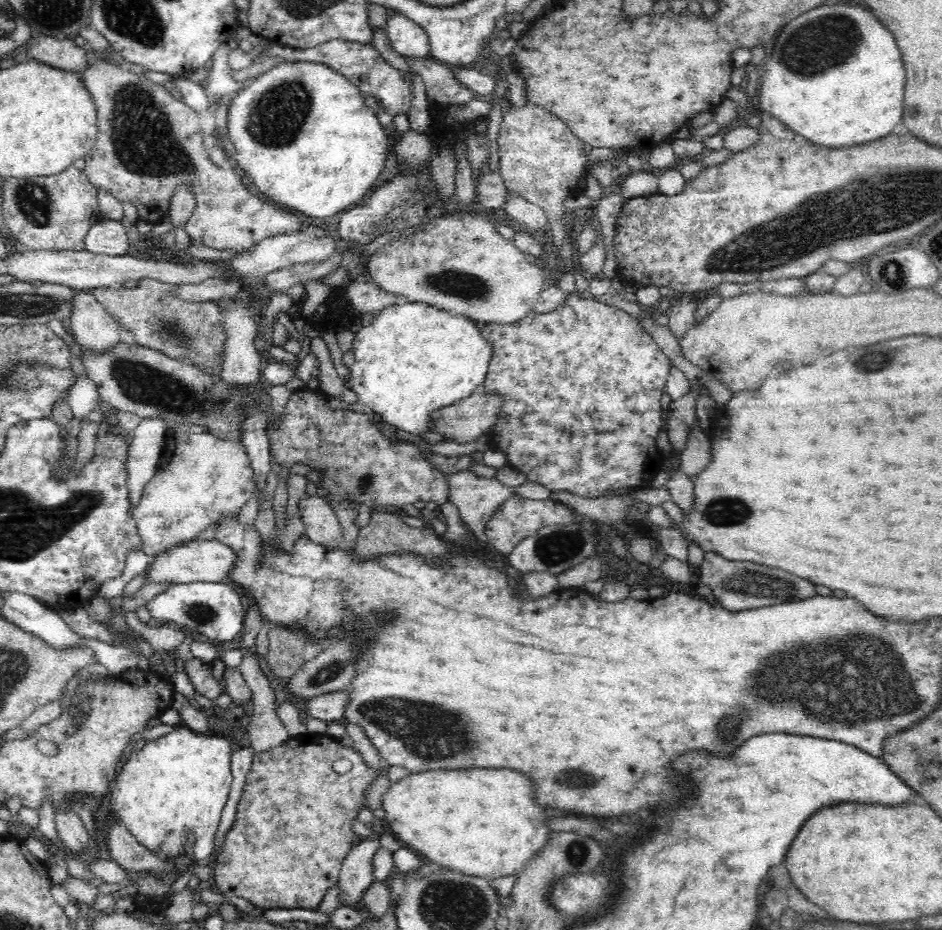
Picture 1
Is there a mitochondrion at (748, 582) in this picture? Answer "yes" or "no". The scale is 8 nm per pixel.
yes

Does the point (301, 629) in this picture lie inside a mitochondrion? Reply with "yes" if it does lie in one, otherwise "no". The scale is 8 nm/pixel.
no

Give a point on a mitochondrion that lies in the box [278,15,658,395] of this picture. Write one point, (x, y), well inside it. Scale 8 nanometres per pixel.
(466, 287)

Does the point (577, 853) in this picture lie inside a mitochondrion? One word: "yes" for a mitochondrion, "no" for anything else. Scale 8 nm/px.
yes

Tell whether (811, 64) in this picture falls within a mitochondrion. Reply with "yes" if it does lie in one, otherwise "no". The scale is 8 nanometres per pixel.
yes

